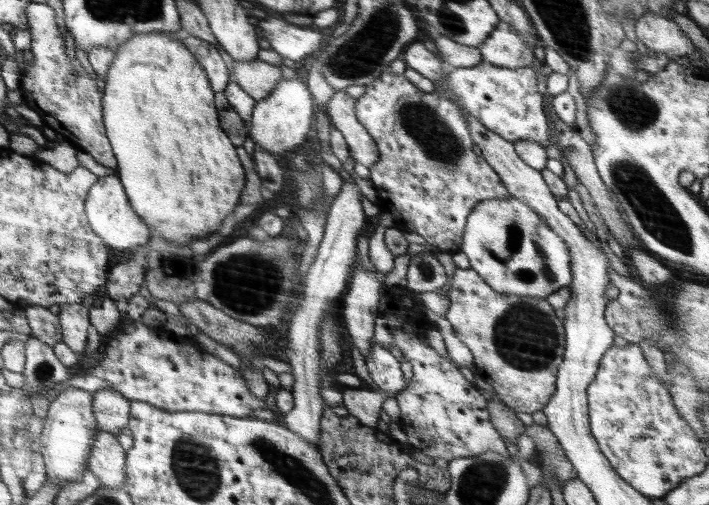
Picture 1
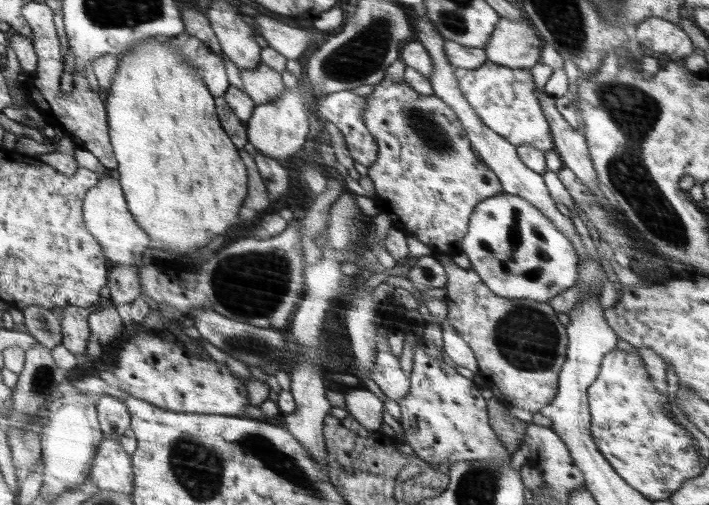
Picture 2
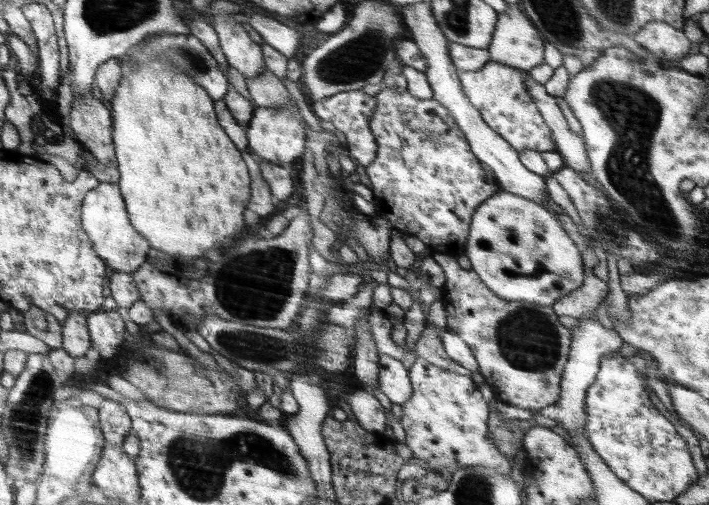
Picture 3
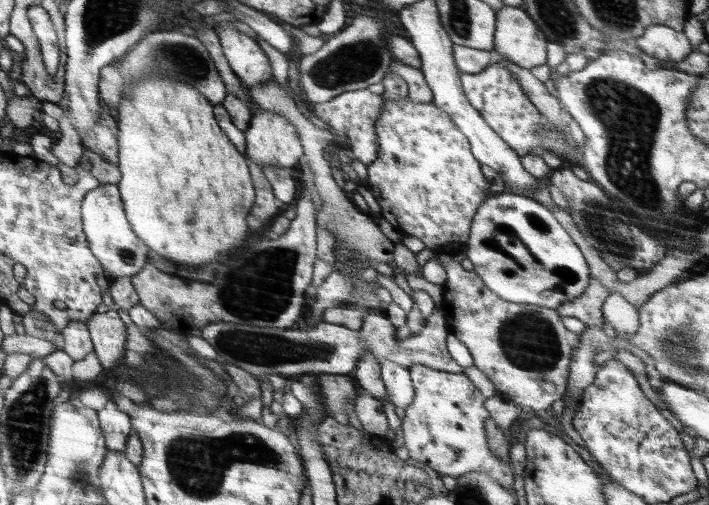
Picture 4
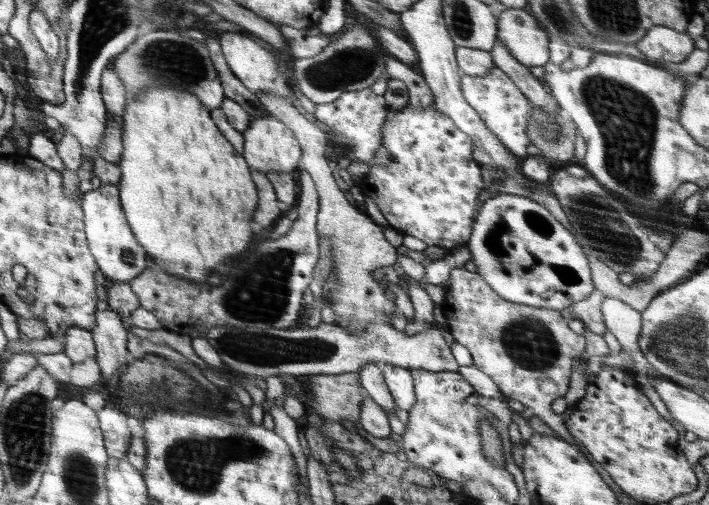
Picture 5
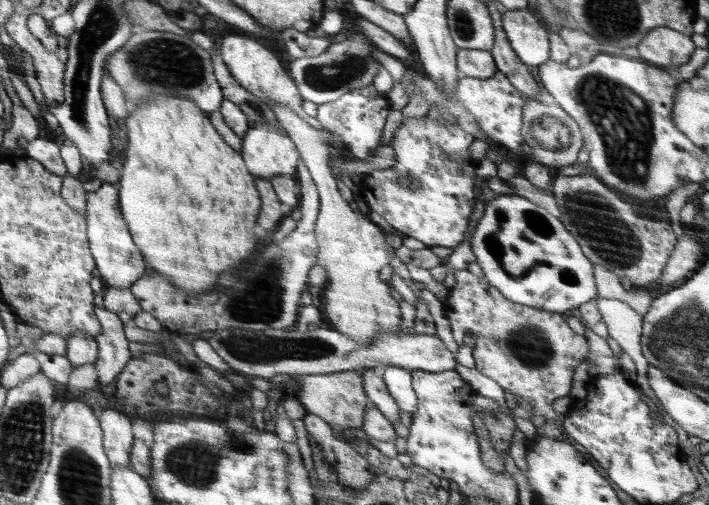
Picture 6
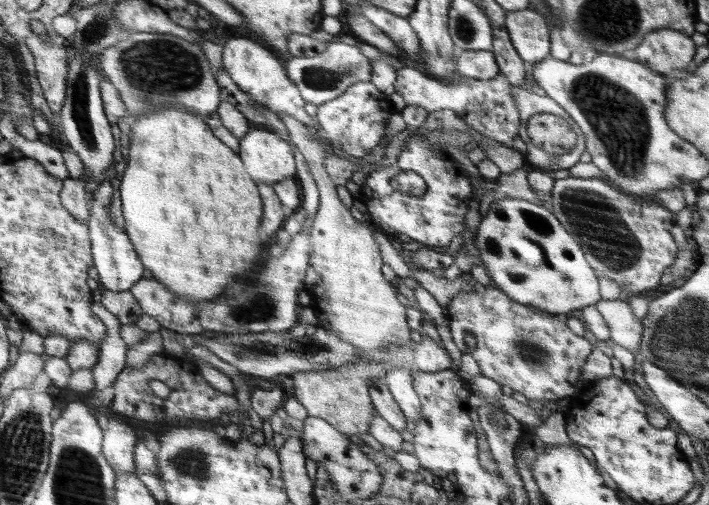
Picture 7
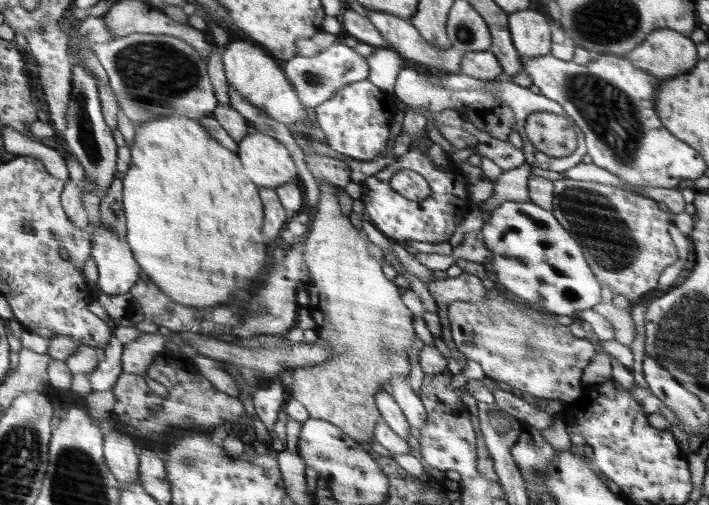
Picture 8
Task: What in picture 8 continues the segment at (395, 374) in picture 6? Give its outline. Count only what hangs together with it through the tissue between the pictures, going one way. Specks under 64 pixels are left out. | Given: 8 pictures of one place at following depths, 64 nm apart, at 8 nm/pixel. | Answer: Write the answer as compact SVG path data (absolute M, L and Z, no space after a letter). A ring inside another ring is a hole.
M398 375L389 382L391 395L404 413L408 425L420 429L428 422L428 412L425 410L421 397L416 394L408 382L408 378Z

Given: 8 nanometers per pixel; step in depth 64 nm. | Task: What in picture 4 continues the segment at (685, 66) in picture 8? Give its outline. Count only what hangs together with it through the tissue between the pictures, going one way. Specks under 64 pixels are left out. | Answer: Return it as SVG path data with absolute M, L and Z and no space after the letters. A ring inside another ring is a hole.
M650 25L633 43L640 50L658 59L681 61L692 52L684 32L676 32L673 27L666 25Z

